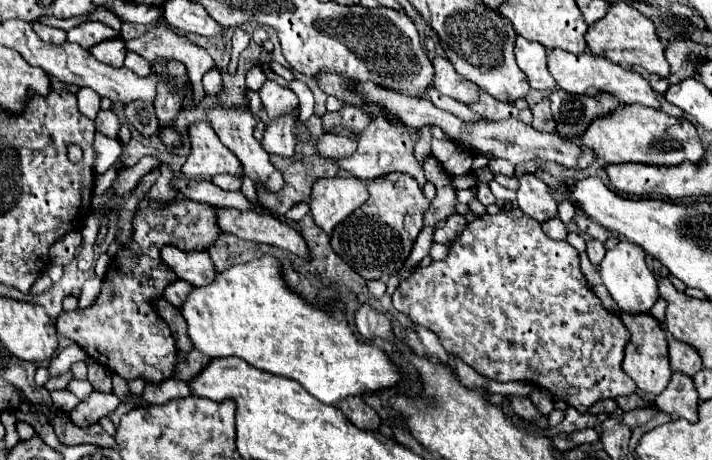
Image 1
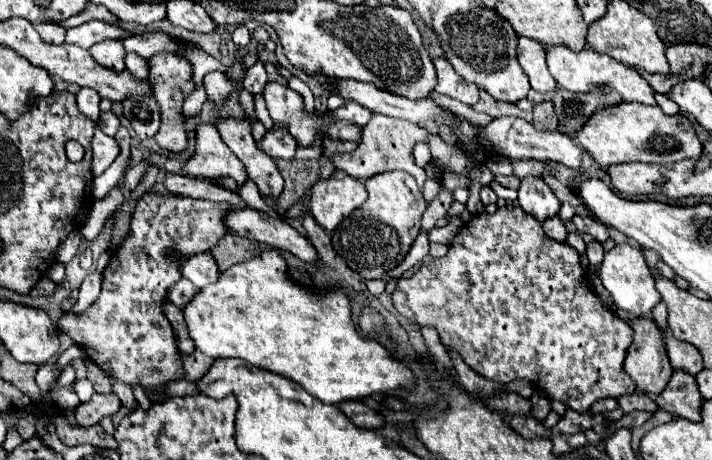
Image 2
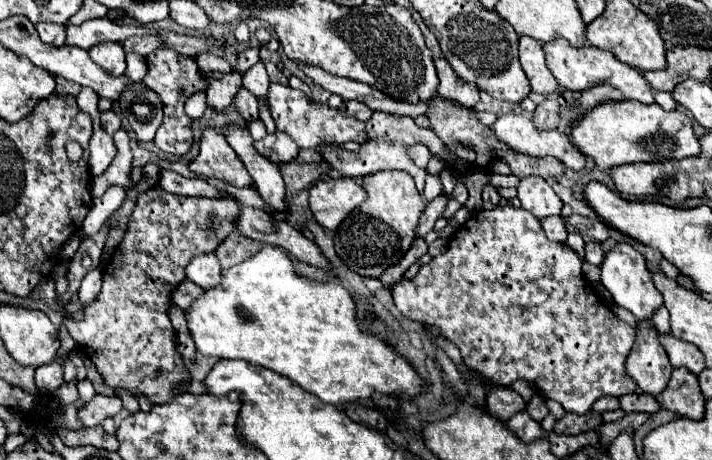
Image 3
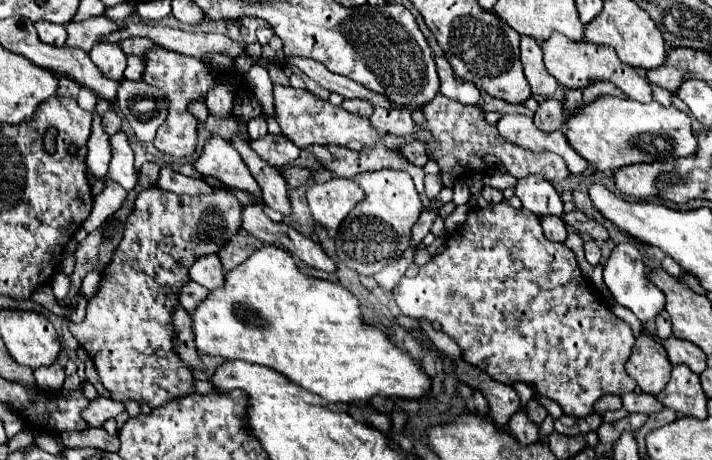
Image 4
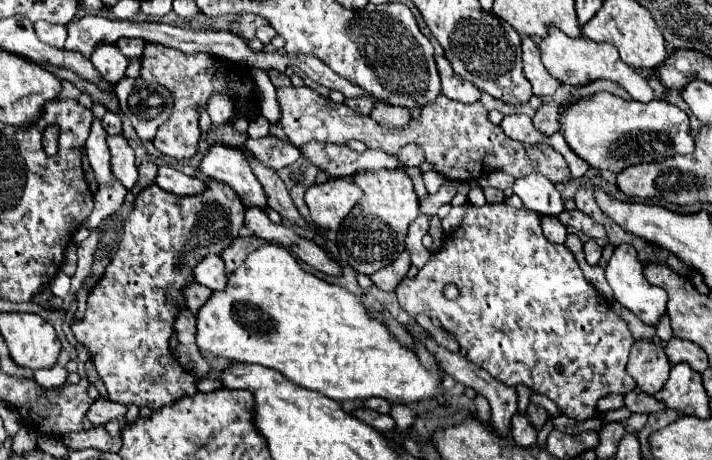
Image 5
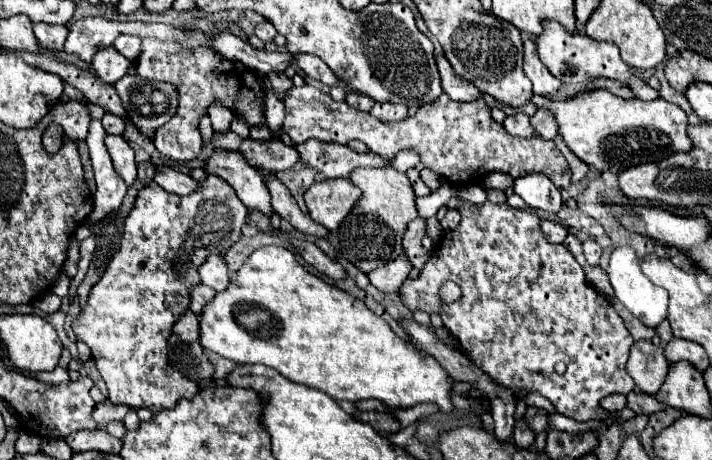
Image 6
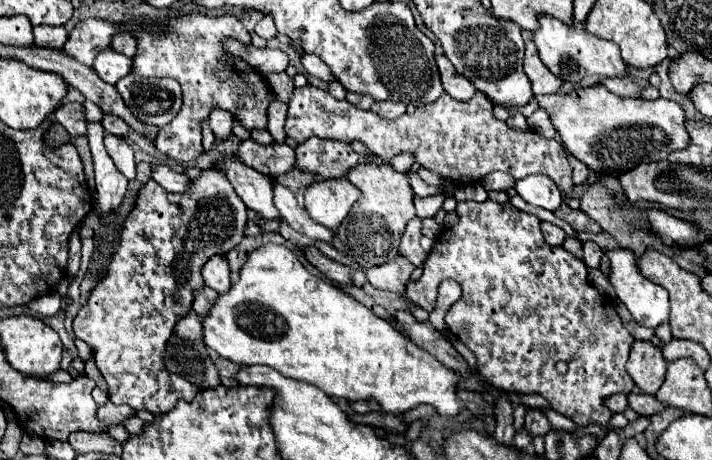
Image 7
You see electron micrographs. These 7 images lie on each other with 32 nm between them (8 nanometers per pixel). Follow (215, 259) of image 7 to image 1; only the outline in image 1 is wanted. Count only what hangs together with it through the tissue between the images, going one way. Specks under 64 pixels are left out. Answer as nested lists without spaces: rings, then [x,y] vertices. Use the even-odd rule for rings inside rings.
[[[164,248],[162,260],[174,268],[178,278],[188,280],[198,288],[210,284],[216,276],[216,268],[208,252],[182,252],[178,248]]]

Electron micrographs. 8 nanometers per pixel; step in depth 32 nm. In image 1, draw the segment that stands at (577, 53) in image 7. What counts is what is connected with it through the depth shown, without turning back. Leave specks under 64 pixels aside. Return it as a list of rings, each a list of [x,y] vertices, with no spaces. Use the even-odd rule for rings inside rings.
[[[554,48],[548,52],[548,68],[552,78],[556,80],[556,84],[572,94],[590,94],[596,96],[600,92],[610,92],[614,96],[620,98],[622,104],[644,104],[644,106],[652,106],[652,108],[660,108],[658,100],[656,100],[656,92],[650,88],[650,84],[636,72],[622,68],[620,64],[610,62],[604,56],[596,56],[592,52],[582,52],[582,54],[572,54],[568,50],[562,48]]]

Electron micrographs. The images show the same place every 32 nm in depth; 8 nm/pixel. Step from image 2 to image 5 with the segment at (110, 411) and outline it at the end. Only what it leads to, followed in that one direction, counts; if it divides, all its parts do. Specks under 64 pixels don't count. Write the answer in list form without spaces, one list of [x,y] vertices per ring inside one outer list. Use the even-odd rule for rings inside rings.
[[[100,398],[92,404],[92,412],[88,412],[88,418],[94,422],[94,426],[104,426],[106,422],[116,420],[124,414],[126,414],[124,404],[116,404],[116,402],[110,402],[108,398]]]

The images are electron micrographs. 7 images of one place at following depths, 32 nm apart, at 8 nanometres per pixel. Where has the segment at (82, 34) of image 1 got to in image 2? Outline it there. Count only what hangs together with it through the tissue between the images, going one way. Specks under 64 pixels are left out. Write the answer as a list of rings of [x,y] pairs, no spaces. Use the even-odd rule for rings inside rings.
[[[90,20],[90,22],[84,22],[76,28],[68,28],[68,36],[66,36],[66,42],[68,44],[76,44],[84,50],[88,50],[92,44],[96,42],[104,42],[104,40],[124,40],[128,38],[132,32],[120,28],[120,26],[114,26],[110,22],[102,22],[102,20]]]

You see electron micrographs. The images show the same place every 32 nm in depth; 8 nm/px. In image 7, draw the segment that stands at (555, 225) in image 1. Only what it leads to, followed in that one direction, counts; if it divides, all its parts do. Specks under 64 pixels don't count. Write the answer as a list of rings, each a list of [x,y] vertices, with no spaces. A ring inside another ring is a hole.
[[[542,222],[540,228],[542,228],[542,234],[544,234],[544,240],[546,240],[550,246],[560,246],[560,244],[564,242],[564,238],[566,238],[564,232],[562,232],[558,226],[550,224],[550,222]]]

